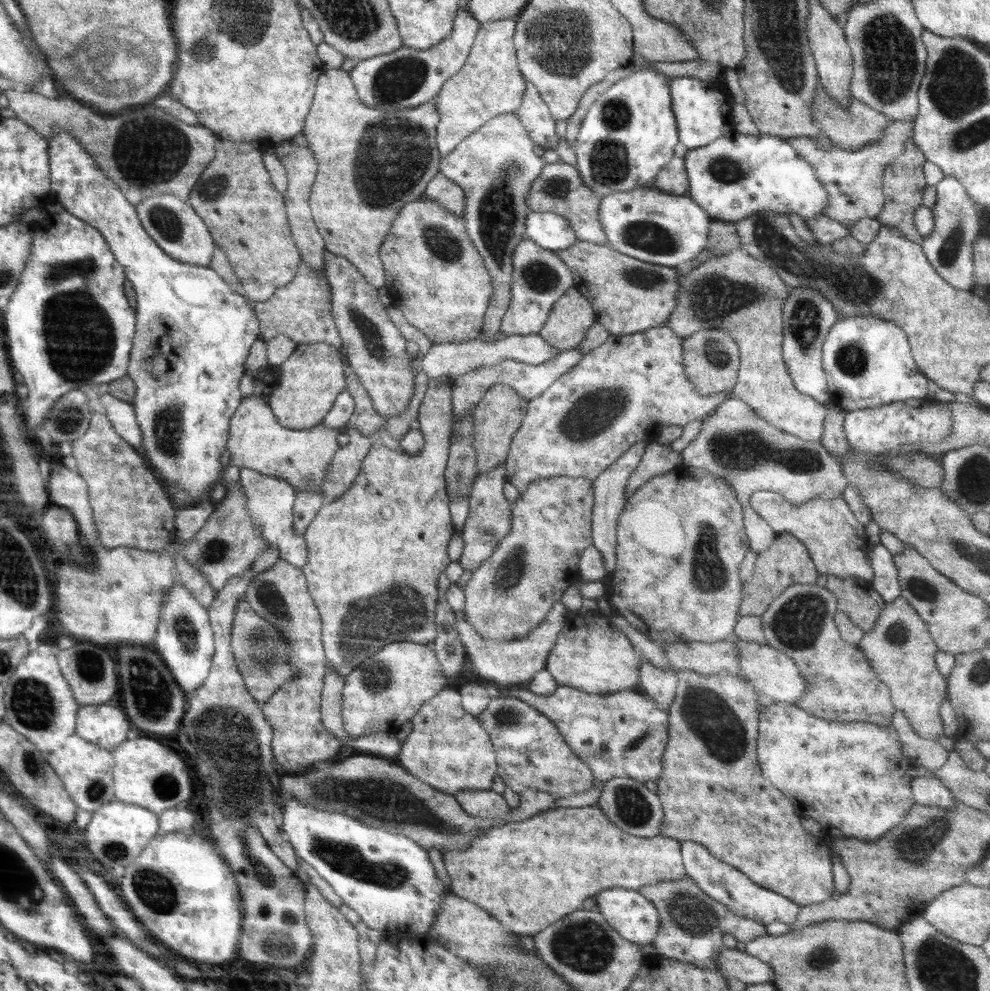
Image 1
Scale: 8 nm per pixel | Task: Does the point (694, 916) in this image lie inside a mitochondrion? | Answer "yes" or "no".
yes

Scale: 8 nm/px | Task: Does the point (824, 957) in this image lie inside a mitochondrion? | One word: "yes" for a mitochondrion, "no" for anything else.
yes

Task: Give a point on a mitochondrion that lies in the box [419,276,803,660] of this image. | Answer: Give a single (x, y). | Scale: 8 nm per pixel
(594, 413)

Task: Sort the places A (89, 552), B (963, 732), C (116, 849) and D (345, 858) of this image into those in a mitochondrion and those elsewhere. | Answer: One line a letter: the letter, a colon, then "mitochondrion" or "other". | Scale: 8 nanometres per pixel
A: other
B: other
C: mitochondrion
D: mitochondrion

